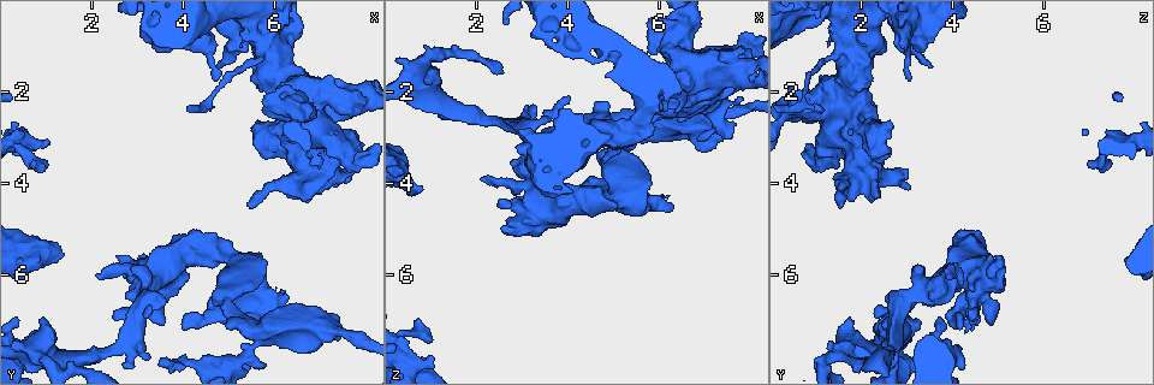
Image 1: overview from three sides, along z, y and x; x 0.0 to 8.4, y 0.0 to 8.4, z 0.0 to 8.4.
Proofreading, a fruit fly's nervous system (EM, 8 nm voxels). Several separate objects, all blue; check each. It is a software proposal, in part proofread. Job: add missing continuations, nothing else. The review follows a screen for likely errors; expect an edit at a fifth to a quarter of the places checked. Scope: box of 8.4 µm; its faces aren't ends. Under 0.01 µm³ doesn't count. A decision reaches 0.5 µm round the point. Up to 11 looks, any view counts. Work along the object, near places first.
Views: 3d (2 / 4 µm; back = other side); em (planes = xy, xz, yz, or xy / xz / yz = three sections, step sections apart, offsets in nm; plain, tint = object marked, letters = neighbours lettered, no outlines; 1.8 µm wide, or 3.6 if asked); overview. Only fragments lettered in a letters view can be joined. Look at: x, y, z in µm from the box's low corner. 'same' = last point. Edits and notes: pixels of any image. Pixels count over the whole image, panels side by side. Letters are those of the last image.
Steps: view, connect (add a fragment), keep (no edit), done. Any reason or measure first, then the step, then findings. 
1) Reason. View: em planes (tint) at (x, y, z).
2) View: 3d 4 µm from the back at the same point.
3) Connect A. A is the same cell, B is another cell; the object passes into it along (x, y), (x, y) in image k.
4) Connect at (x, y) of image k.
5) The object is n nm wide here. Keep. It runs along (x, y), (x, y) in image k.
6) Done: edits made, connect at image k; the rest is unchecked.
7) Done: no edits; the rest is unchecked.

Sharp bend. View: em 3.6 µm planes (plain) at (4.50, 1.00, 2.90).

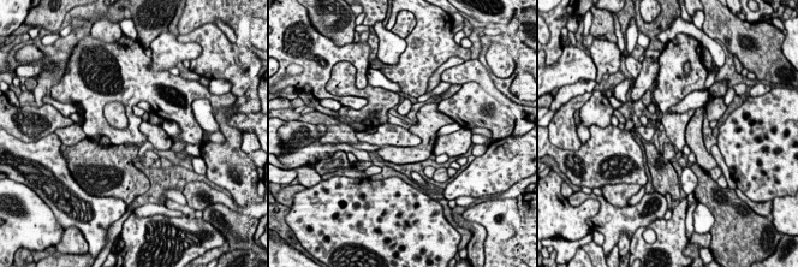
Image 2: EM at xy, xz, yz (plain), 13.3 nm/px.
View: em 3.6 µm planes (letters) at the same point.

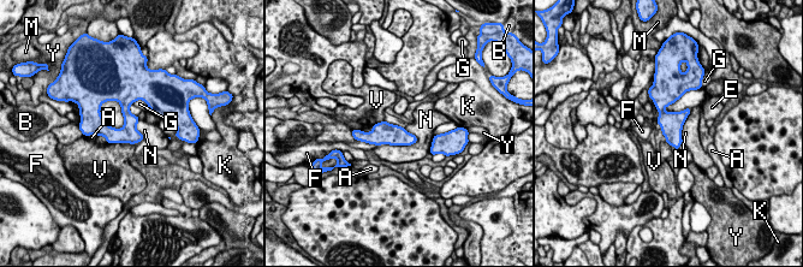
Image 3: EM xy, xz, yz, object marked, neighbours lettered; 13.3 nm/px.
Keep. A, B, E, F, G, K, M, N, V and Y are other cells; it runs along (129, 98), (126, 125), (95, 131) in image 3; no lettered fragment goes on from it.

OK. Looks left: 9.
Thick end. View: em planes (letters) at (0.80, 7.60, 4.10).

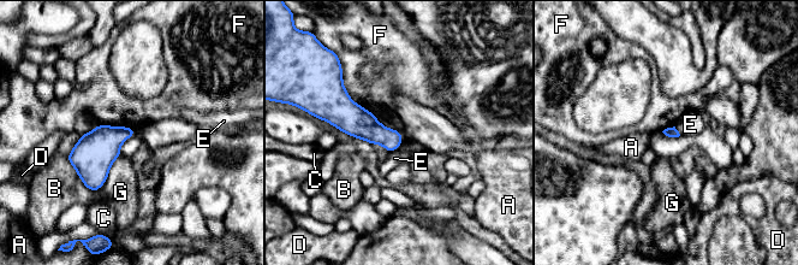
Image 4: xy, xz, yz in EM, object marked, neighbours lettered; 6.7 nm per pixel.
Keep. A, B, C, D, E, F and G are other cells; no lettered fragment goes on from it.

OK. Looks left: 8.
Calibre changes. View: 3d 2 µm at (2.70, 5.90, 4.00).

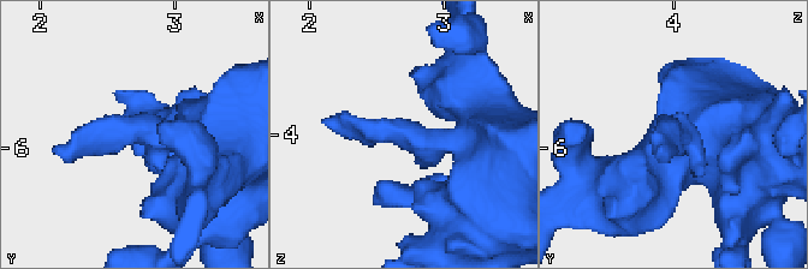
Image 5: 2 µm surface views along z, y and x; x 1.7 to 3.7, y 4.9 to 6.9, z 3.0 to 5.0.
Now the EM. View: em 3.6 µm planes (letters) at (2.70, 5.88, 4.00).

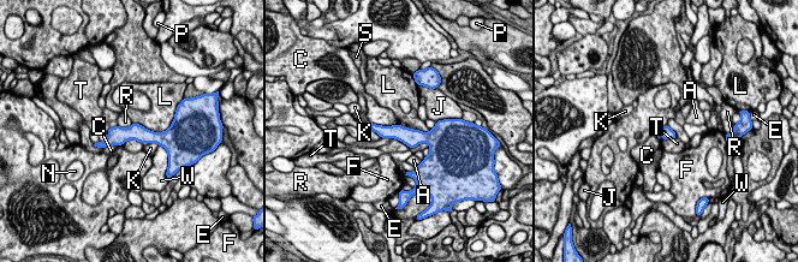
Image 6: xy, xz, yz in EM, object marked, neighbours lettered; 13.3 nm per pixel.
Keep. A, C, E, F, J, K, L, N, P, R, S, T and W are other cells; it runs along (165, 135), (119, 135), (101, 144) in image 6; none of them fits.

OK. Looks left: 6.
Stops while still wide. View: 3d 2 µm at (6.30, 4.30, 2.30).

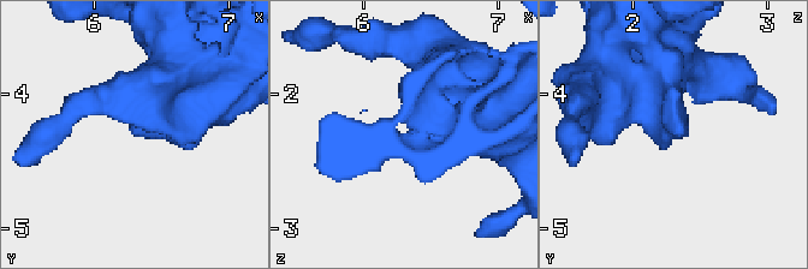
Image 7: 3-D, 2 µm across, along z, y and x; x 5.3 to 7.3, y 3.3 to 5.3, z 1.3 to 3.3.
Shape alone is not enough. View: em 3.6 µm planes (plain) at (6.26, 4.26, 2.34).

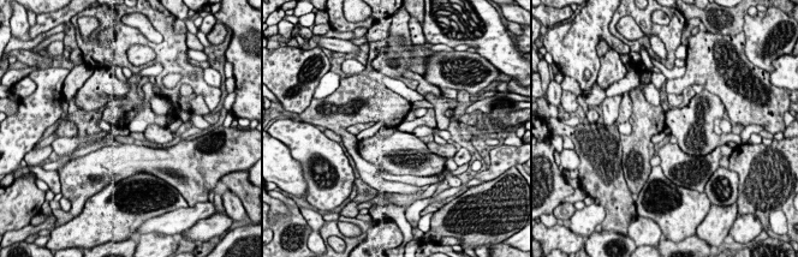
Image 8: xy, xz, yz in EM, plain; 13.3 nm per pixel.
See the neighbours. View: em 3.6 µm planes (letters) at the same point.

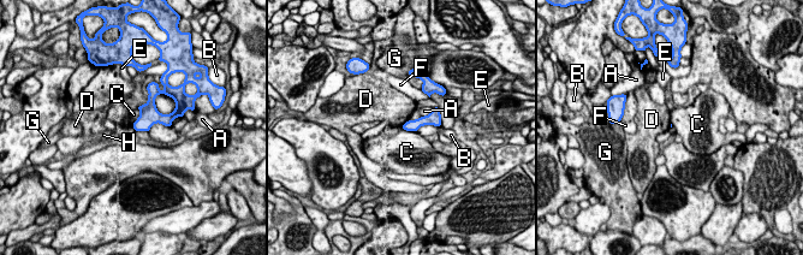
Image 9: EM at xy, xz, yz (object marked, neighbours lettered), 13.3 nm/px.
The longest contact is with B, 340 nm. Keep. A, B, C, D, E, F, G and H are other cells; no lettered fragment goes on from it.

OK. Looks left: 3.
Done: no edits; the rest is unchecked.

